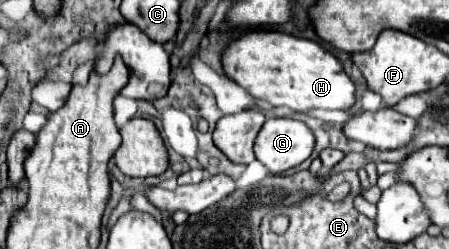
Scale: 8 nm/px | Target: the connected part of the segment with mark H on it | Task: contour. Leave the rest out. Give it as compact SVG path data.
M250 31L230 43L224 51L222 65L226 75L244 87L252 97L274 107L288 107L292 111L348 111L356 103L356 87L346 75L342 63L310 39L292 37L280 31Z

